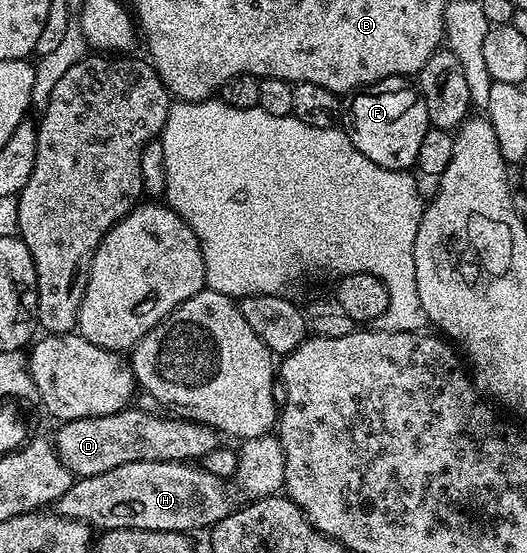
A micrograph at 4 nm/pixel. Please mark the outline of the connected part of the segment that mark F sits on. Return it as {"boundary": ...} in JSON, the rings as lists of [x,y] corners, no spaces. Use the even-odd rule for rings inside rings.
{"boundary":[[[390,77],[359,86],[346,98],[341,121],[353,147],[357,147],[365,159],[377,163],[377,167],[400,171],[414,166],[425,131],[432,128],[429,111],[425,111],[425,99],[405,77]]]}

